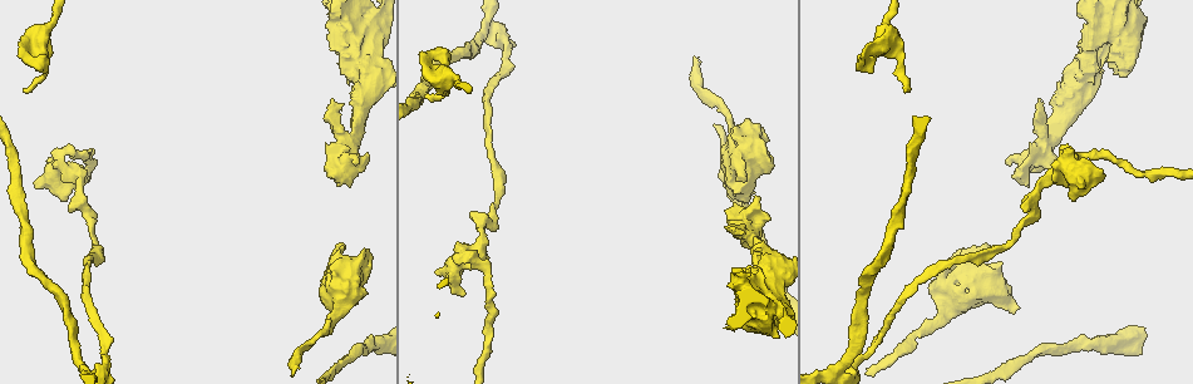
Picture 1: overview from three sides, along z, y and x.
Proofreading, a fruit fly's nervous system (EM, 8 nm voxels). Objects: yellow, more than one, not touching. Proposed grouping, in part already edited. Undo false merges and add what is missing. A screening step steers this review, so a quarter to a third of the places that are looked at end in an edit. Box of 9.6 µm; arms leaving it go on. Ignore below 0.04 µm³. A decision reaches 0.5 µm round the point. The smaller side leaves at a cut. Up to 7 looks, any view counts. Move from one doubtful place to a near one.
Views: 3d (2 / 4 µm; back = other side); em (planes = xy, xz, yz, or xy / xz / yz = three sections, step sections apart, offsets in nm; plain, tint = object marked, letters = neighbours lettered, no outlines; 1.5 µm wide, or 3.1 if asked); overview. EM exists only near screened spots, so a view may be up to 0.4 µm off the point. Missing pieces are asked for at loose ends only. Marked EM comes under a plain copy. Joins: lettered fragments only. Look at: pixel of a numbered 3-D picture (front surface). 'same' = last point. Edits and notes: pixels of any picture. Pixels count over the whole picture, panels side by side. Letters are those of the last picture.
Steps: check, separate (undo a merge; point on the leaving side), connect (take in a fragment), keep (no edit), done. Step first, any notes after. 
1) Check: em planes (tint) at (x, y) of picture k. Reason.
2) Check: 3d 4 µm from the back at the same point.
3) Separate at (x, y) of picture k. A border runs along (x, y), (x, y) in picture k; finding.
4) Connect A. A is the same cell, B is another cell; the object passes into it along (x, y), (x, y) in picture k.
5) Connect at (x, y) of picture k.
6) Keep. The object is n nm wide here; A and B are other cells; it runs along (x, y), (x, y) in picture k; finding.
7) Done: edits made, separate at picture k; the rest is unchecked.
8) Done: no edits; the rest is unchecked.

Check: em xy step 4 (tint) at (1013, 177) of picture 1. Branch stops here.

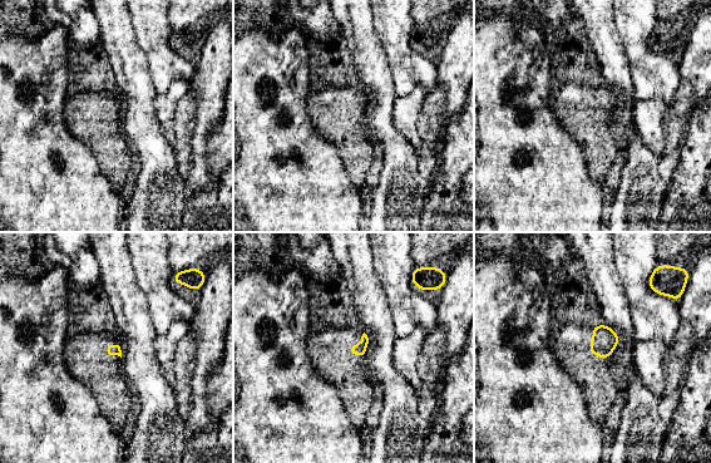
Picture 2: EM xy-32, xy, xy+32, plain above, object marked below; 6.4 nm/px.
Check: em xy step 4 (letters) at the same point.

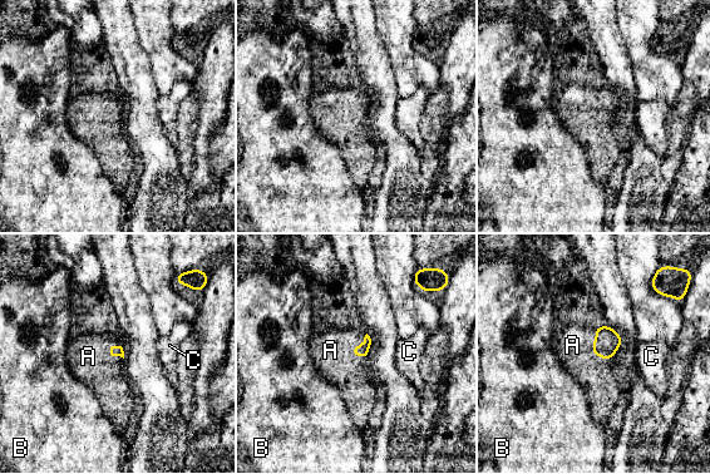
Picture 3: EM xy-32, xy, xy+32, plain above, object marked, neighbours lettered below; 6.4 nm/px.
Connect A. A is the same cell, B and C are other cells; the object passes into it along (607, 341), (592, 349), (572, 345) in picture 3; the neuron continues.

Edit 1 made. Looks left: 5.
Check: 3d 2 µm at (376, 340) of picture 1. Thick turns thin.

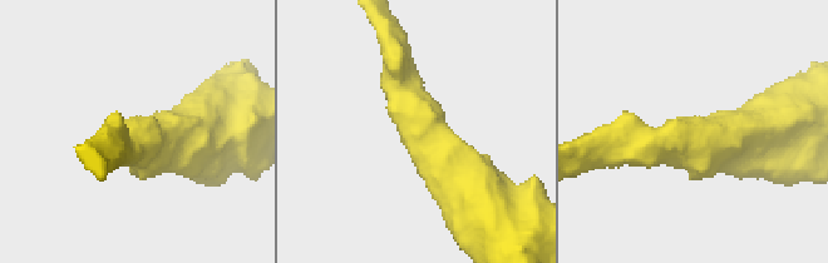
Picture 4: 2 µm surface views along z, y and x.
Check: em planes (letters) at (127, 137) of picture 4. Now the EM.

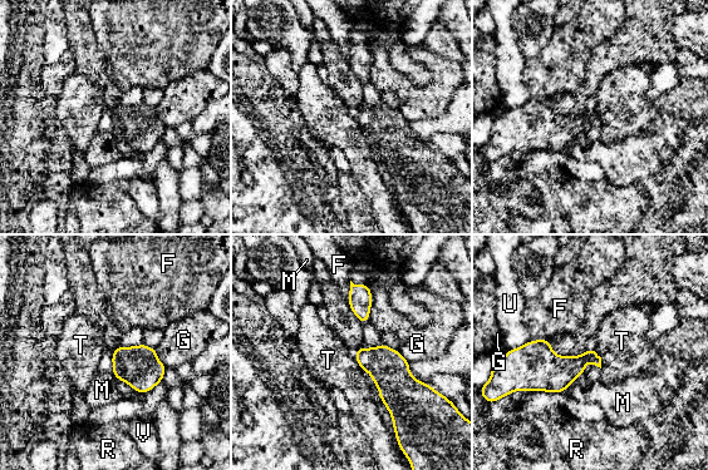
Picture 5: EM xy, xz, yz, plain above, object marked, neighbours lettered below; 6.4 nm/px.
Keep. F, G, M, R, T, U and V are other cells; a border runs along (367, 283), (372, 296), (369, 321) in picture 5; continuous, no second neuron.

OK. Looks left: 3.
Check: em planes (letters) at (340, 248) of picture 1. Free end.

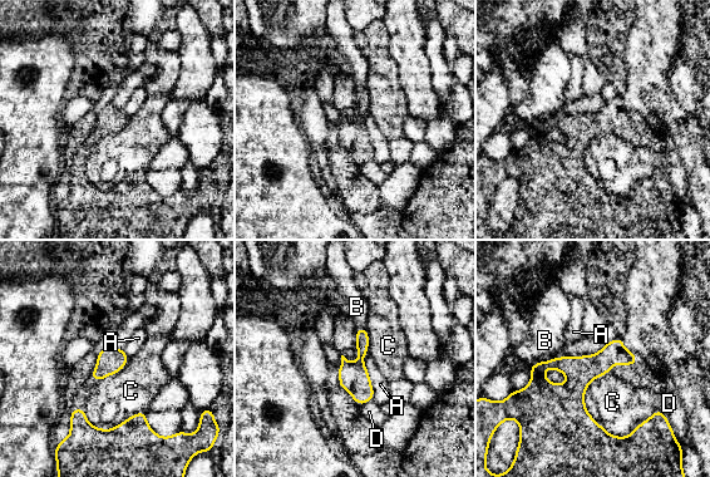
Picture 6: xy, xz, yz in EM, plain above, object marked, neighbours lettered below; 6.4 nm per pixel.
Keep. A, B, C and D are other cells; none of them fits.

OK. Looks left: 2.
Done: edits made, connect at picture 3; the rest is unchecked.

